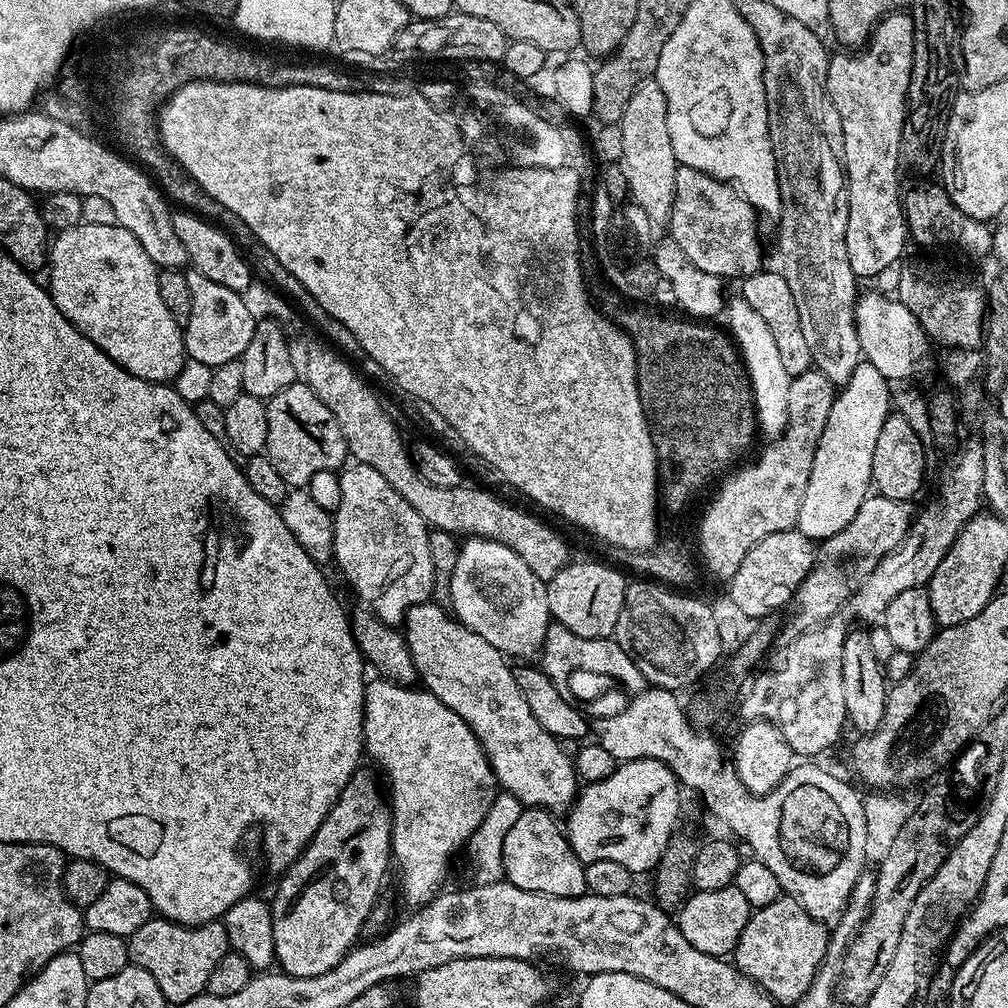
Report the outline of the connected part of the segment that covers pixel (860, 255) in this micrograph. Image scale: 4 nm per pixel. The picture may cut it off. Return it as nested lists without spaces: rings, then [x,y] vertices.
[[[907,11],[891,12],[877,24],[876,29],[868,37],[868,43],[859,50],[840,50],[828,61],[826,70],[826,90],[834,110],[838,110],[838,118],[842,122],[842,134],[844,135],[844,150],[842,163],[846,177],[846,195],[848,197],[848,217],[846,218],[846,258],[850,258],[850,270],[854,270],[857,278],[864,276],[876,276],[879,272],[887,270],[891,264],[901,263],[900,255],[904,247],[910,244],[910,229],[906,219],[904,205],[902,203],[902,191],[900,192],[900,172],[902,173],[902,161],[900,159],[900,135],[904,129],[904,113],[908,111],[908,87],[910,86],[910,70],[912,69],[912,55],[914,54],[914,26],[912,17]]]

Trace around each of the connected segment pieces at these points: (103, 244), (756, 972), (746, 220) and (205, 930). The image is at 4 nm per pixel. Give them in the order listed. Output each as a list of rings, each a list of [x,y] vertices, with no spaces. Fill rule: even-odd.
[[[75,224],[50,244],[48,288],[58,310],[118,366],[151,384],[175,381],[182,370],[184,330],[158,294],[160,272],[138,238],[121,224]]]
[[[782,894],[774,902],[770,902],[770,906],[757,908],[749,916],[736,943],[734,963],[739,972],[746,974],[746,978],[754,981],[777,1005],[794,1006],[798,998],[802,998],[802,994],[810,990],[810,982],[814,982],[816,972],[825,959],[829,939],[830,928],[825,921],[815,920],[813,916],[806,914],[806,910],[795,896]]]
[[[677,167],[674,178],[674,206],[666,225],[670,238],[706,274],[721,278],[753,276],[761,271],[764,252],[760,249],[760,232],[756,229],[758,213],[740,193],[722,180],[693,168]]]
[[[153,918],[146,922],[146,926],[134,930],[127,942],[129,961],[146,970],[146,974],[158,982],[158,990],[162,990],[164,999],[172,1006],[183,1006],[190,998],[205,991],[214,966],[218,966],[230,950],[227,932],[220,922],[189,926]]]

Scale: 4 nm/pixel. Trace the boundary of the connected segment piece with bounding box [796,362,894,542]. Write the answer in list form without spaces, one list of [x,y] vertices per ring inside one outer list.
[[[862,362],[854,366],[854,374],[837,391],[834,406],[830,406],[830,418],[826,418],[826,430],[822,430],[822,438],[814,454],[814,466],[810,470],[810,482],[806,494],[803,495],[802,507],[796,519],[797,531],[819,542],[832,537],[844,529],[858,512],[872,484],[872,463],[874,462],[874,446],[878,443],[878,434],[882,430],[882,422],[890,414],[894,404],[894,396],[890,391],[890,382],[872,364]]]

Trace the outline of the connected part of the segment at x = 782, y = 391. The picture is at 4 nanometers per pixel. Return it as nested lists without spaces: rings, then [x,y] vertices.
[[[743,298],[729,299],[722,312],[723,319],[728,319],[726,325],[735,345],[740,350],[740,357],[748,367],[748,377],[752,383],[752,397],[756,403],[756,422],[761,433],[768,438],[775,438],[783,432],[788,421],[788,407],[786,398],[789,397],[791,379],[782,366],[782,358],[778,354],[778,346],[774,342],[774,334],[770,334],[770,326],[762,322],[762,318],[755,313]]]

